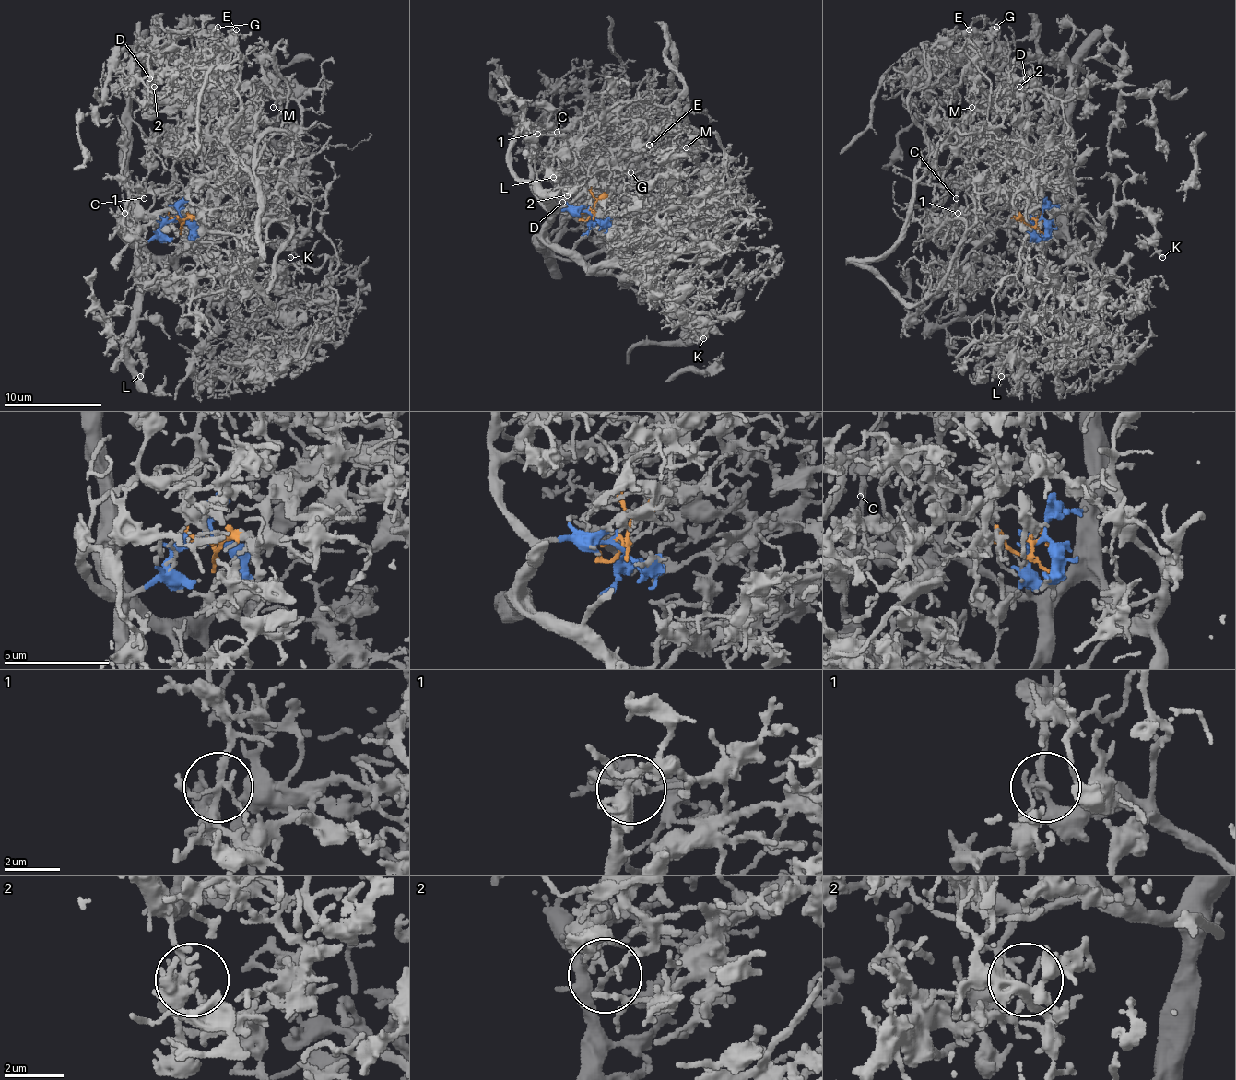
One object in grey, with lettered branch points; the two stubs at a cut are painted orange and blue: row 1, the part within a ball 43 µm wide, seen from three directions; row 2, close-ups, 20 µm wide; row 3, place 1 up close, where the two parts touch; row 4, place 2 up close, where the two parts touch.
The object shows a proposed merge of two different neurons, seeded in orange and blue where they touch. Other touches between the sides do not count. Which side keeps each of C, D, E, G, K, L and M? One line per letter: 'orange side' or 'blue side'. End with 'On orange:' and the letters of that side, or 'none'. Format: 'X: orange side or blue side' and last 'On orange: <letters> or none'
C: blue side
D: orange side
E: orange side
G: orange side
K: blue side
L: blue side
M: orange side
On orange: D, E, G, M

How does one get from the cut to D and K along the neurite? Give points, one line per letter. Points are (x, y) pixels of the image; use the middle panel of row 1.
D: (589, 210), (602, 166), (655, 148), (665, 123), (648, 111), (614, 134), (577, 168), (562, 203)
K: (589, 210), (557, 210), (542, 237), (587, 264), (617, 276), (641, 279), (663, 291), (708, 331), (702, 338)

